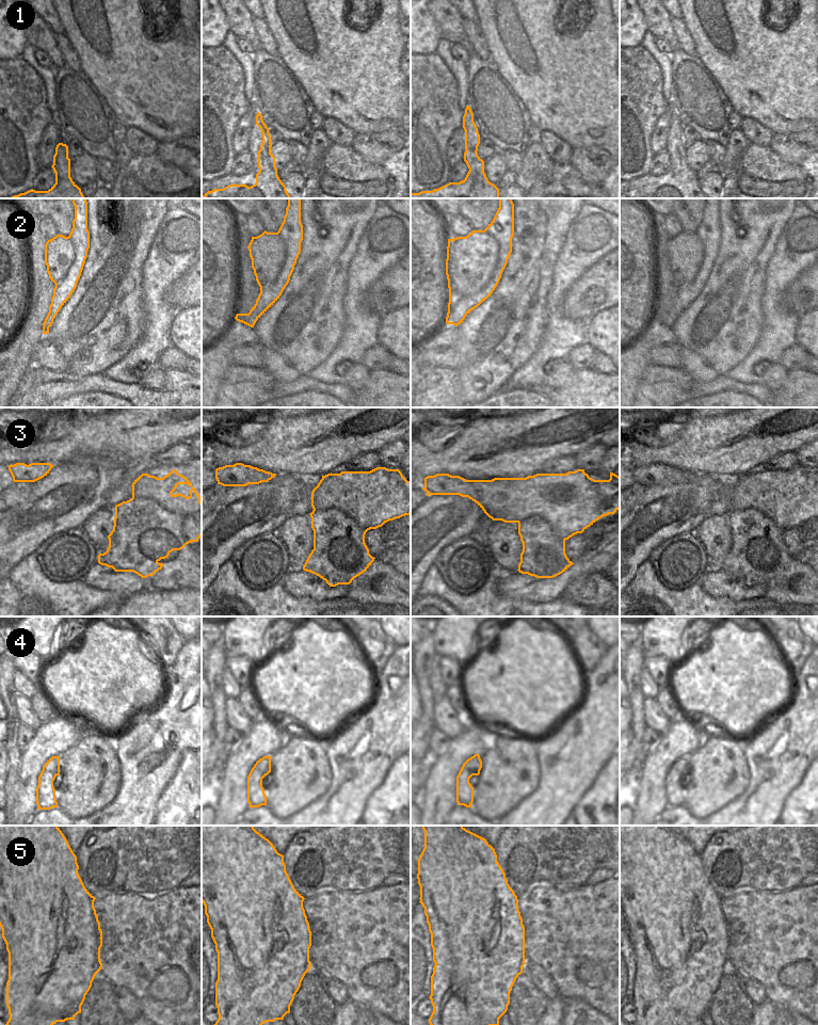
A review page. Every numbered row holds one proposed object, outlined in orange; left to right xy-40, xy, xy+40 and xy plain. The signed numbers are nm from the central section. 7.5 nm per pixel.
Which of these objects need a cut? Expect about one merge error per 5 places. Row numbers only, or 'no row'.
no row

